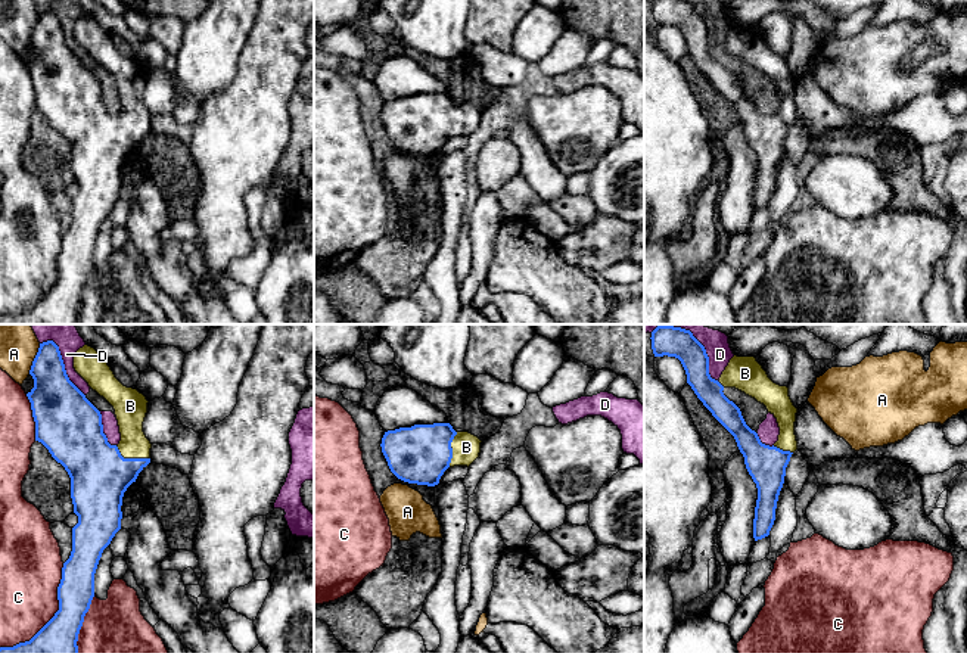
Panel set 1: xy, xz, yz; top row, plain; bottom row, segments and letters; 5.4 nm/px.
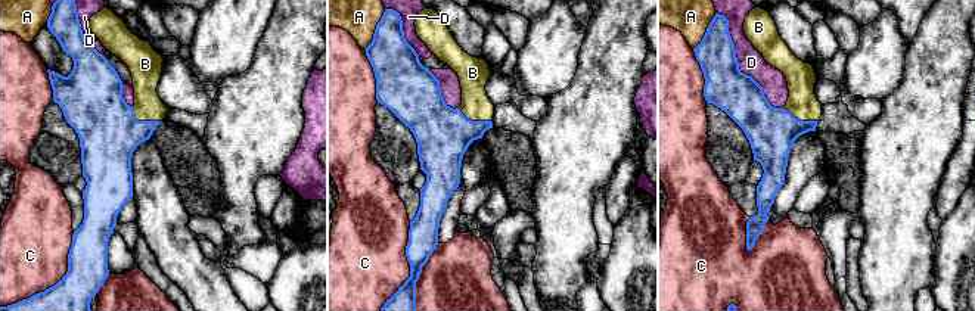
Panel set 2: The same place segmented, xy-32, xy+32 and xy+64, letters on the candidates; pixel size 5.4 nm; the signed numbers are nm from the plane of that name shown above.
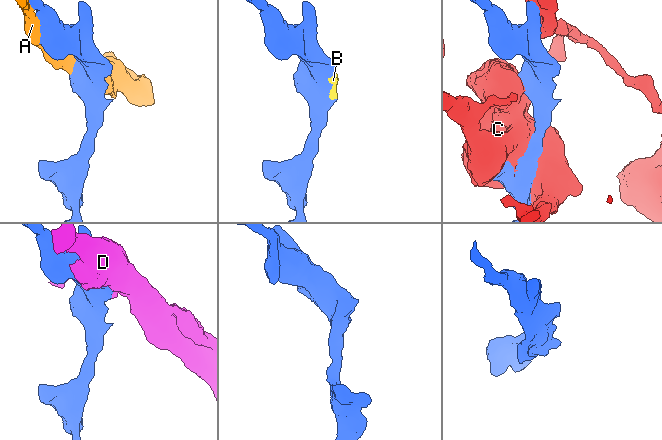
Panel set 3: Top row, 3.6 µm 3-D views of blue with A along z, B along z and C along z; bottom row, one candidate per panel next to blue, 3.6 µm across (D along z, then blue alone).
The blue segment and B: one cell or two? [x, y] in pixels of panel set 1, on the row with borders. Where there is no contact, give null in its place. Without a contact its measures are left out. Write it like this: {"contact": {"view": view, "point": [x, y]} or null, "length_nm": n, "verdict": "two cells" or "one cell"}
{"contact": {"view": "xy", "point": [131, 459]}, "length_nm": 200, "verdict": "one cell"}

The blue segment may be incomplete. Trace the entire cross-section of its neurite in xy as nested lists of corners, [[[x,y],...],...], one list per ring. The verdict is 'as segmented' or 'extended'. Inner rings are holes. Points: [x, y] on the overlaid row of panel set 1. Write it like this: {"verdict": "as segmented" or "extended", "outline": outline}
{"verdict": "extended", "outline": [[[40,343],[29,374],[34,388],[27,394],[35,422],[35,441],[41,442],[71,478],[71,498],[78,523],[72,528],[72,551],[63,563],[57,587],[59,610],[29,640],[0,653],[78,653],[78,634],[94,597],[94,573],[103,550],[121,529],[122,497],[139,473],[150,463],[152,444],[143,432],[147,399],[137,389],[124,386],[100,354],[84,345],[74,355],[75,371],[115,410],[121,441],[111,445],[103,433],[100,411],[69,380],[59,346]]]}

